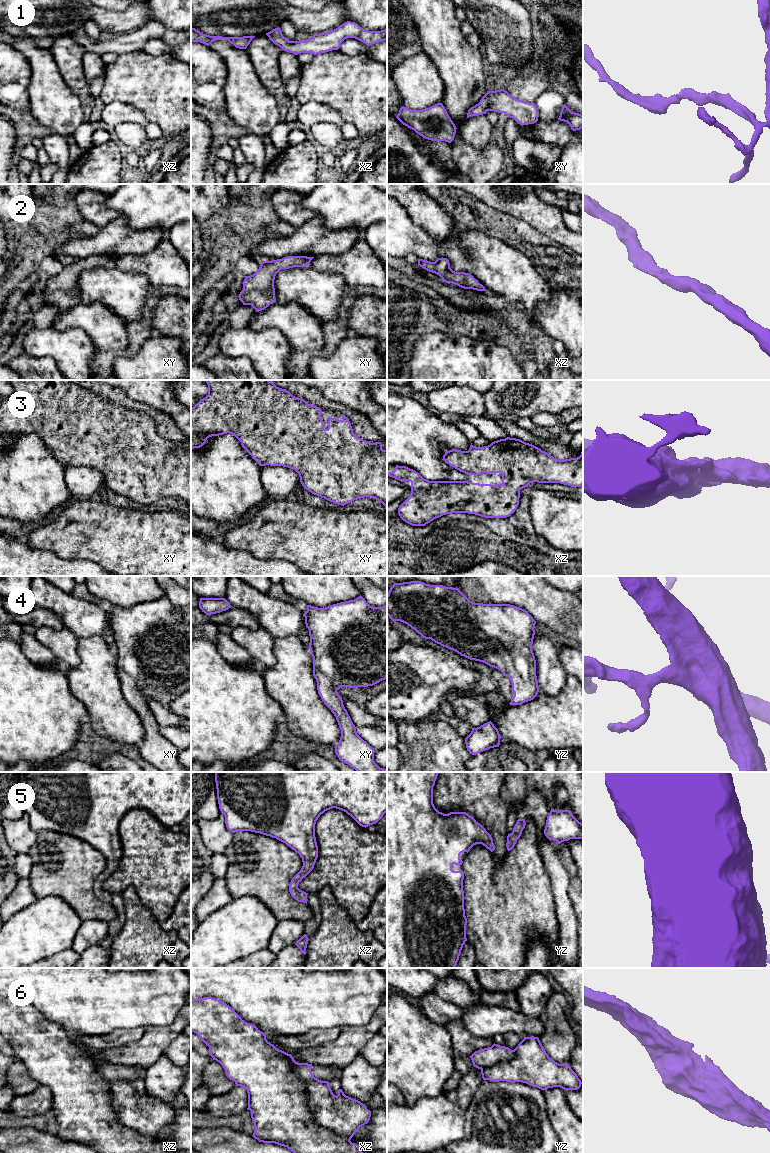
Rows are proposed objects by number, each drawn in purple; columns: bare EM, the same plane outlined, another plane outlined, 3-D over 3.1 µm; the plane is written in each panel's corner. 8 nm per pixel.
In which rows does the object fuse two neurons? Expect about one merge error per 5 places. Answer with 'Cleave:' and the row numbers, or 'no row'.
Cleave: no row

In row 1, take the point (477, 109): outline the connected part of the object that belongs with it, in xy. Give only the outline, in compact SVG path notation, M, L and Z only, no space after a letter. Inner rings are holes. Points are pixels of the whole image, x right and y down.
M504 89L487 91L480 102L468 110L467 118L486 114L487 111L504 113L520 125L534 124L539 117L534 103L516 99Z

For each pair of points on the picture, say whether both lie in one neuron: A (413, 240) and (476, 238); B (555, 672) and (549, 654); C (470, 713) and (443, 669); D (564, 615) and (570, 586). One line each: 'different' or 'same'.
A: same
B: same
C: different
D: different

